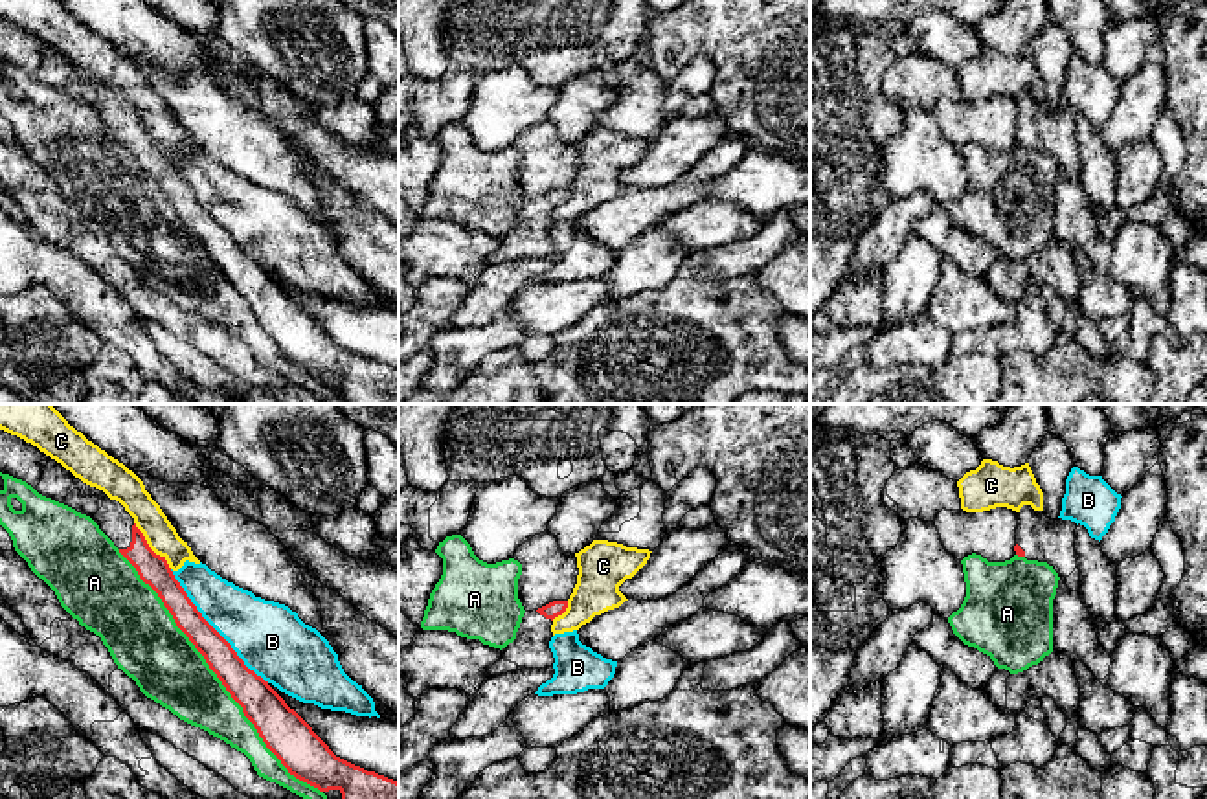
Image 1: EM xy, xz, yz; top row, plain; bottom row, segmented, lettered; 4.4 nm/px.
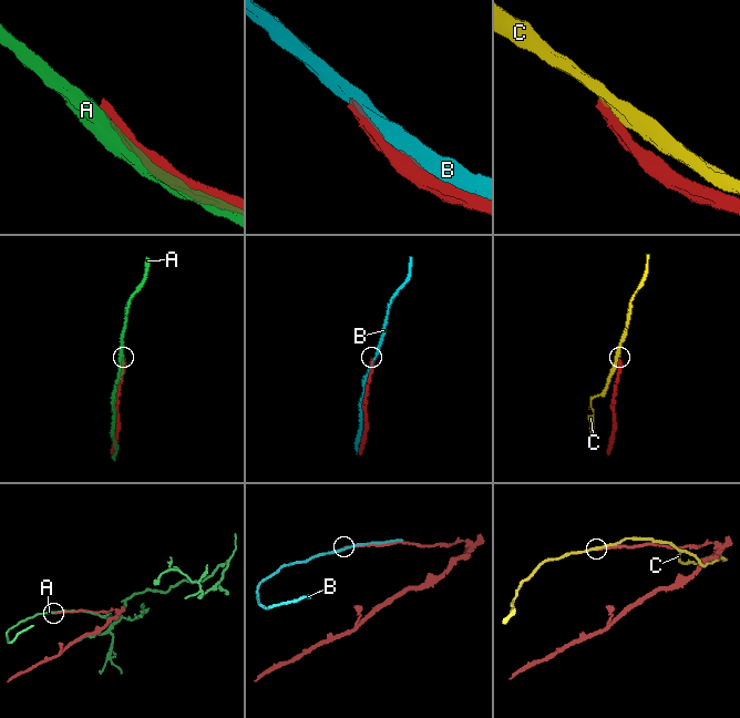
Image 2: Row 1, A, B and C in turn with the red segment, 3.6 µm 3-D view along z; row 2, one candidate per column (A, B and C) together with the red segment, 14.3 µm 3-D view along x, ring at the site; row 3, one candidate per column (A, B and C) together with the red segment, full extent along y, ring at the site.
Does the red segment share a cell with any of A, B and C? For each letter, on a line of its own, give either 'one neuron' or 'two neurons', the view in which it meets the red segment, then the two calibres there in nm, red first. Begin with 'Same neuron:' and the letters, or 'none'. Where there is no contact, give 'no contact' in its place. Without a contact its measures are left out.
Same neuron: none
A: two neurons | xy | 170/300 nm
B: two neurons | xy | 140/300 nm
C: two neurons | xy | 140/140 nm

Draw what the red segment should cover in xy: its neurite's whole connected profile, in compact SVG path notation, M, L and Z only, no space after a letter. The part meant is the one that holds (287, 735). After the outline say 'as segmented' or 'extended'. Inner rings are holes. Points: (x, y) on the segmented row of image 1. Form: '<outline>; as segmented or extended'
M48 457L37 492L59 503L79 489L81 496L96 496L103 507L88 514L114 542L119 553L136 568L173 615L176 626L204 656L209 669L222 681L231 698L243 707L266 748L296 779L320 792L338 790L342 799L399 799L399 782L355 766L336 757L312 727L244 661L231 645L202 617L165 557L156 555L134 518L103 490L83 483L61 463Z; extended

